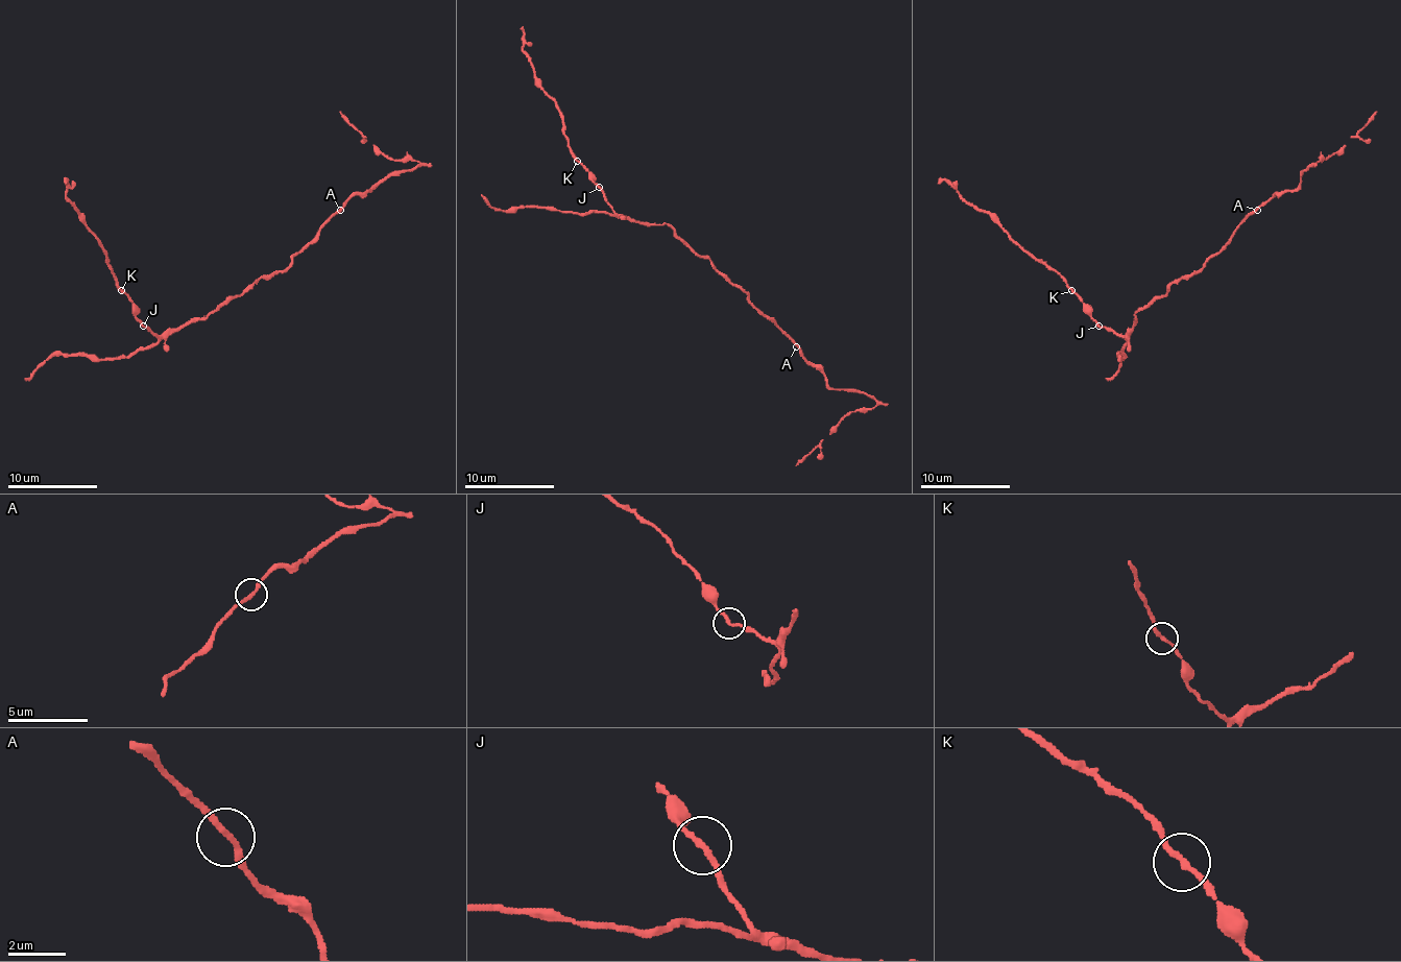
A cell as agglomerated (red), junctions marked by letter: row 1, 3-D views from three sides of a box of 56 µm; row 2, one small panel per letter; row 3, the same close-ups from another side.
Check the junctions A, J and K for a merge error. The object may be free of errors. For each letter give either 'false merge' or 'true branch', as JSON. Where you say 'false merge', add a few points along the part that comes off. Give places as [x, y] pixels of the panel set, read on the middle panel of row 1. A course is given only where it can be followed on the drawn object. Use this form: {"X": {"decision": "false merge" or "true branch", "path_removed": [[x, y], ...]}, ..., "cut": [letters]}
{"A": {"decision": "true branch"}, "J": {"decision": "true branch"}, "K": {"decision": "true branch"}, "cut": []}

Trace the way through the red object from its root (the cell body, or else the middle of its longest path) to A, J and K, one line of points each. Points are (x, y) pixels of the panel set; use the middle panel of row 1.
A: (704, 257), (731, 283), (735, 283), (747, 298), (796, 346)
J: (704, 257), (694, 251), (665, 222), (647, 225), (633, 218), (622, 218), (599, 187)
K: (704, 257), (694, 251), (665, 222), (647, 225), (633, 218), (622, 218), (606, 200), (593, 175), (577, 160)

